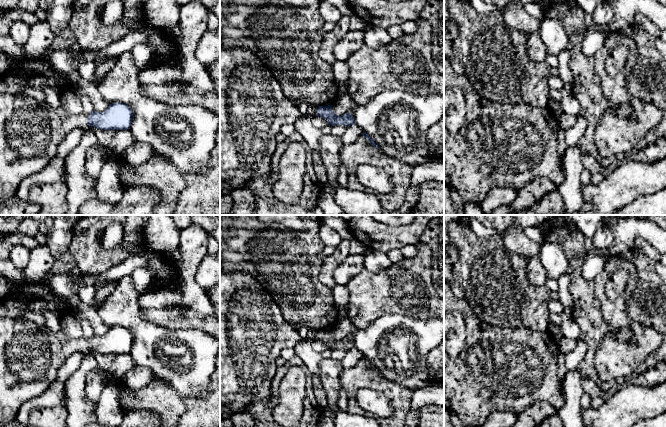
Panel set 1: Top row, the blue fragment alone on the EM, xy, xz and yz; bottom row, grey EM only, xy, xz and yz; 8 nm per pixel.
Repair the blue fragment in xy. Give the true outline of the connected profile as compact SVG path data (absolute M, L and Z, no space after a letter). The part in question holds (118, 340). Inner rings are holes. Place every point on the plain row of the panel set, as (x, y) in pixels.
M0 317L0 422L6 424L16 420L19 408L28 400L40 396L55 382L59 368L73 353L93 350L102 354L127 354L132 342L132 333L121 326L109 328L103 336L92 335L86 343L84 339L68 337L62 331L53 332L33 321Z

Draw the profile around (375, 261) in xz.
M367 249L364 254L364 269L371 273L377 274L383 272L392 264L385 252Z

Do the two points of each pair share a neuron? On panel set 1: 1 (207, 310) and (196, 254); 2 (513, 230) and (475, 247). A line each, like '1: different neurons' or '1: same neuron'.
1: same neuron
2: different neurons

